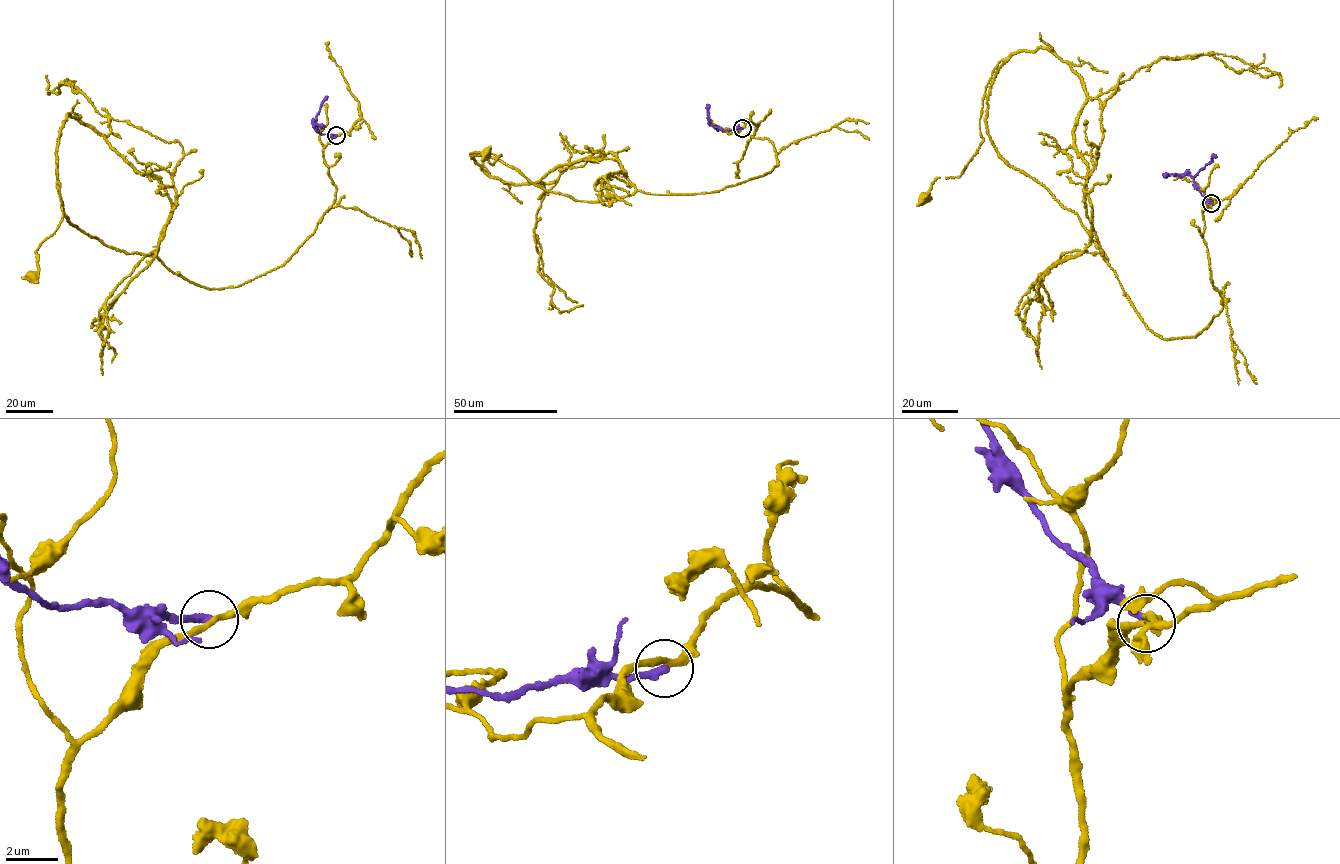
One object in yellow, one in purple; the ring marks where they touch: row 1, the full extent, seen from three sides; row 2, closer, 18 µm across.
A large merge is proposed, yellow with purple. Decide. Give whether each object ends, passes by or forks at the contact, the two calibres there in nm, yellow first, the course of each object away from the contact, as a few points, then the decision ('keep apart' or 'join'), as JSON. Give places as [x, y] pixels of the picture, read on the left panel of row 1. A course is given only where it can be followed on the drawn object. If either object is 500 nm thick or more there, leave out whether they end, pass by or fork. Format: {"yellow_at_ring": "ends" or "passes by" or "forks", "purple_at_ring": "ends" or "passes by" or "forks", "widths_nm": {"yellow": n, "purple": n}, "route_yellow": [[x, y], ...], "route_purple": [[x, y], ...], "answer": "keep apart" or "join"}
{"yellow_at_ring": "passes by", "purple_at_ring": "ends", "widths_nm": {"yellow": 240, "purple": 320}, "route_yellow": [[336, 135], [314, 232], [210, 289], [69, 222], [59, 136], [62, 218], [32, 276]], "route_purple": [[336, 135], [321, 134], [314, 125], [327, 96]], "answer": "keep apart"}

